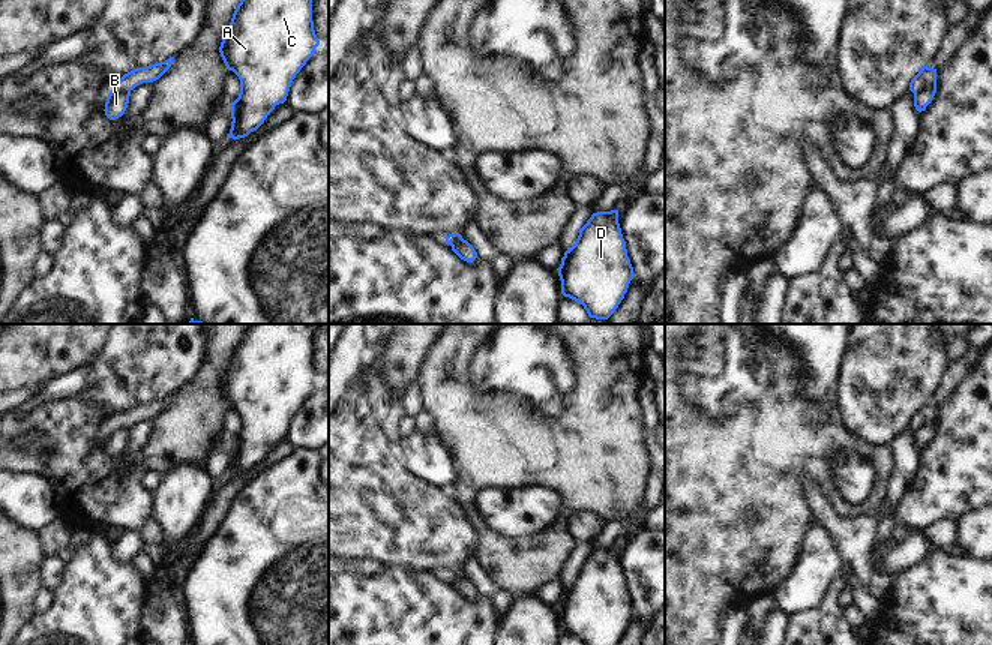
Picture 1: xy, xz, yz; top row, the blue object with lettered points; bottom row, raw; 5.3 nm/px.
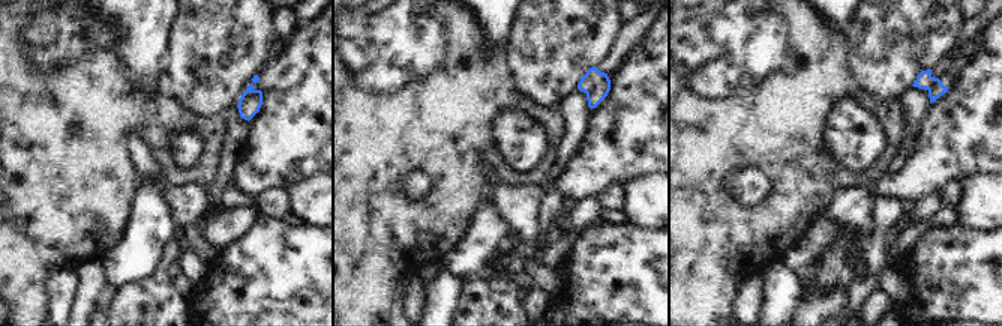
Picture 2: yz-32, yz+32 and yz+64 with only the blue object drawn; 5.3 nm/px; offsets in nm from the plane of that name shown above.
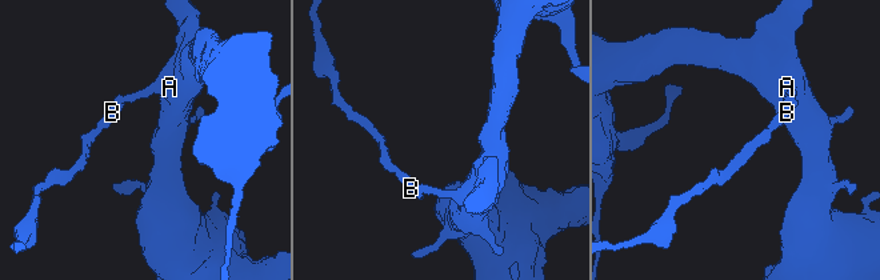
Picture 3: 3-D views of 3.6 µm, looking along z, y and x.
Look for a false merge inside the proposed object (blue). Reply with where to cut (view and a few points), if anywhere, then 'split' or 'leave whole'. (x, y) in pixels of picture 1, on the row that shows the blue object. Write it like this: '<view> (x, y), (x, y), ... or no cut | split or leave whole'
yz (919, 74), (923, 84), (914, 93) | split

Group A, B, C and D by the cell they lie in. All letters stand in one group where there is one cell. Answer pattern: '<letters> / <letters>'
A C D / B

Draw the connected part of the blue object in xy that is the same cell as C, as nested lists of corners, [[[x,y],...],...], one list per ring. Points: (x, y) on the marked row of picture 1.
[[[240,0],[219,46],[227,69],[240,80],[239,98],[231,102],[228,138],[248,136],[264,123],[276,105],[287,100],[293,80],[318,45],[312,0]]]

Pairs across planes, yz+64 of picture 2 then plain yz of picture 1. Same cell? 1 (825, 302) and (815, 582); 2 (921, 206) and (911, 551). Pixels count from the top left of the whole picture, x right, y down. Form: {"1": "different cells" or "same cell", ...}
{"1": "different cells", "2": "same cell"}

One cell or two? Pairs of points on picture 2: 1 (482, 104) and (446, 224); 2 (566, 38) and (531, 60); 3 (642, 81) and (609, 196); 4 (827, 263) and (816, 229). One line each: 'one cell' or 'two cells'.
1: one cell
2: one cell
3: two cells
4: two cells

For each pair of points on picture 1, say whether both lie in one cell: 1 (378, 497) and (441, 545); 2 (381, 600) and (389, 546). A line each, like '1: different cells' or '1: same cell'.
1: same cell
2: different cells

